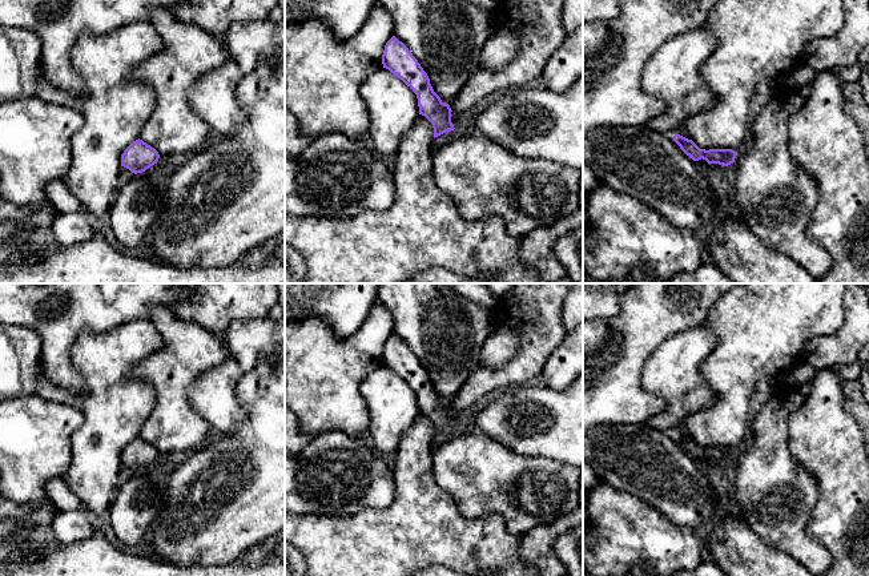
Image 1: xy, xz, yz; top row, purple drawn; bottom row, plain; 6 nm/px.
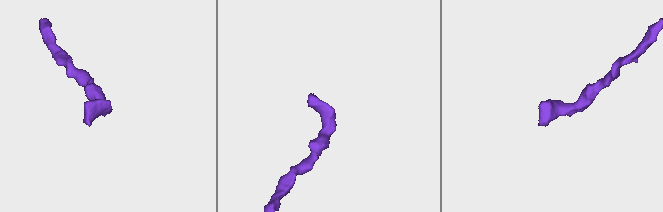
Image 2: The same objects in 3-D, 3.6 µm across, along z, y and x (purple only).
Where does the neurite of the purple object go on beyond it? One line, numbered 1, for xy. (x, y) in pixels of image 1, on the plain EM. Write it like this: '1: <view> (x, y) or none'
1: none

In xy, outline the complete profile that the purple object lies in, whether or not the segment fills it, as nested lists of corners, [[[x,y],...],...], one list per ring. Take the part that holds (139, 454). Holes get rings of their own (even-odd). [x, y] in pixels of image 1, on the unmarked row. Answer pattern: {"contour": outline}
{"contour": [[[138,436],[133,439],[121,452],[121,464],[137,472],[157,462],[158,456],[158,450]]]}

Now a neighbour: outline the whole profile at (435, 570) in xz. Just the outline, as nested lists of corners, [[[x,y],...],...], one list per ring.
[[[434,564],[427,567],[426,569],[417,572],[414,576],[474,576],[474,575],[460,573],[447,567]]]

